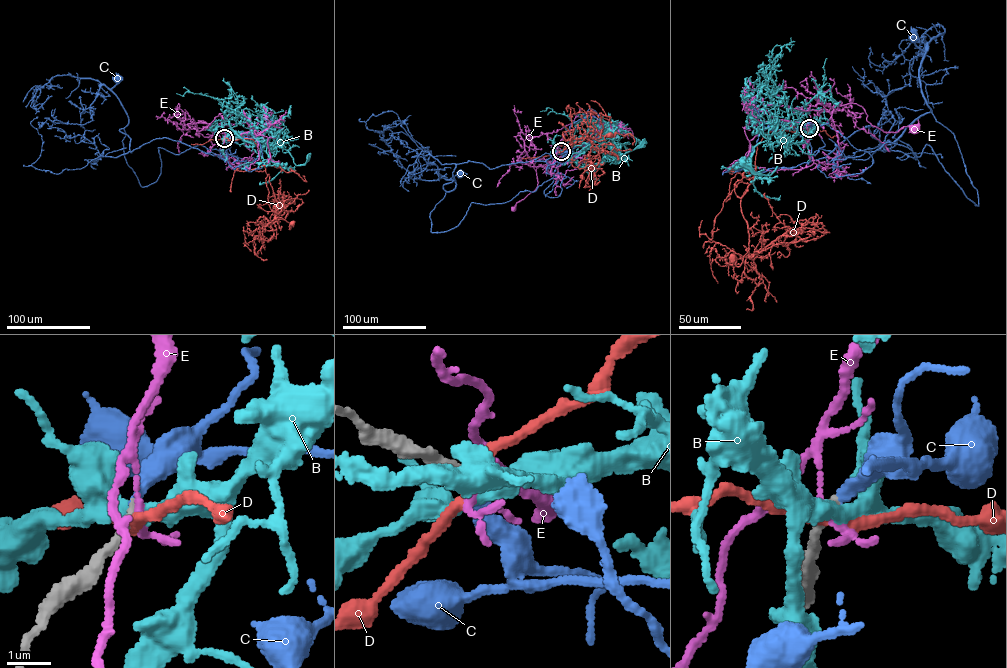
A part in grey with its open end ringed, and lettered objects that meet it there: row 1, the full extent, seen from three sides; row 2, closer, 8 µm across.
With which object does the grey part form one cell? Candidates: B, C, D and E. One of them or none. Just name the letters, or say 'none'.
C

